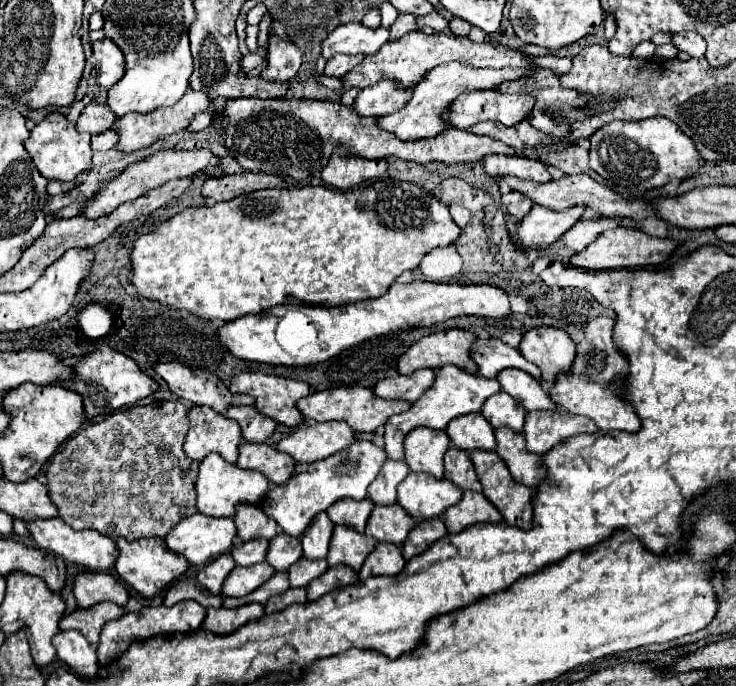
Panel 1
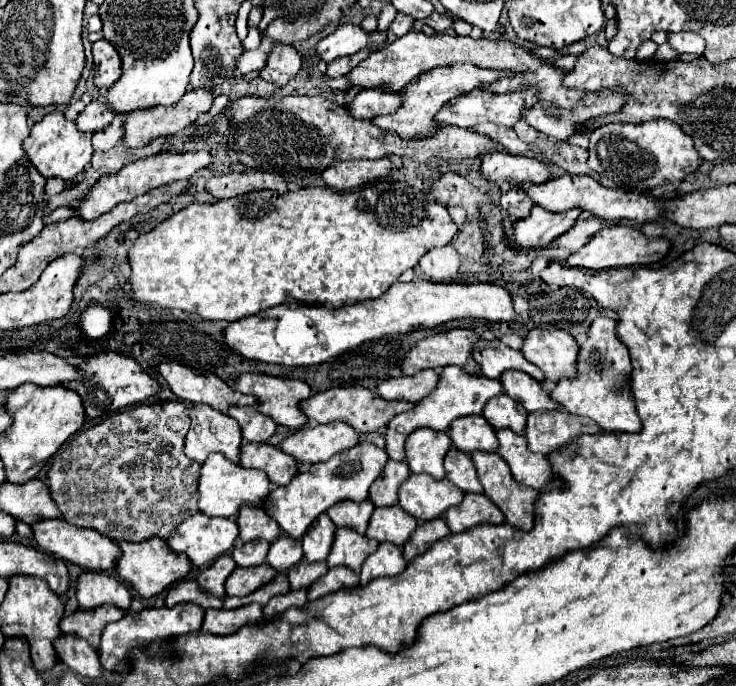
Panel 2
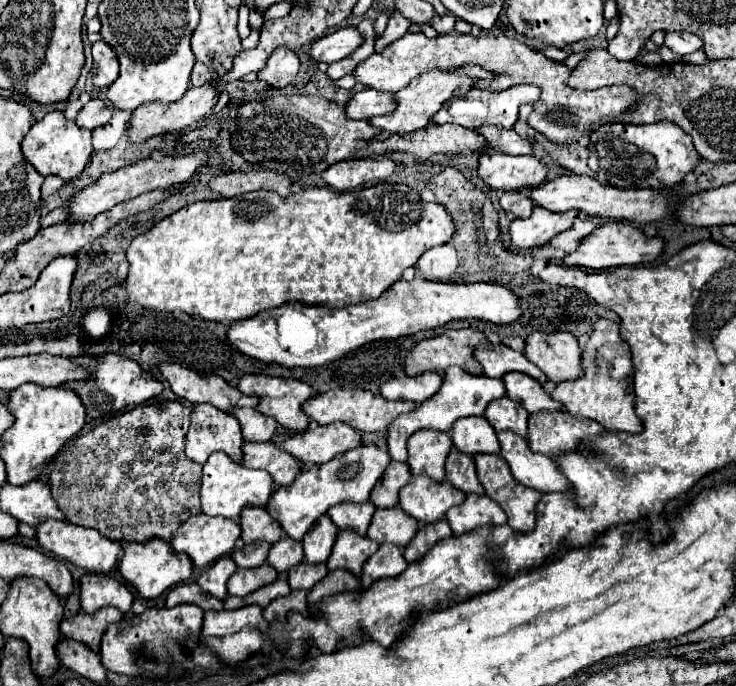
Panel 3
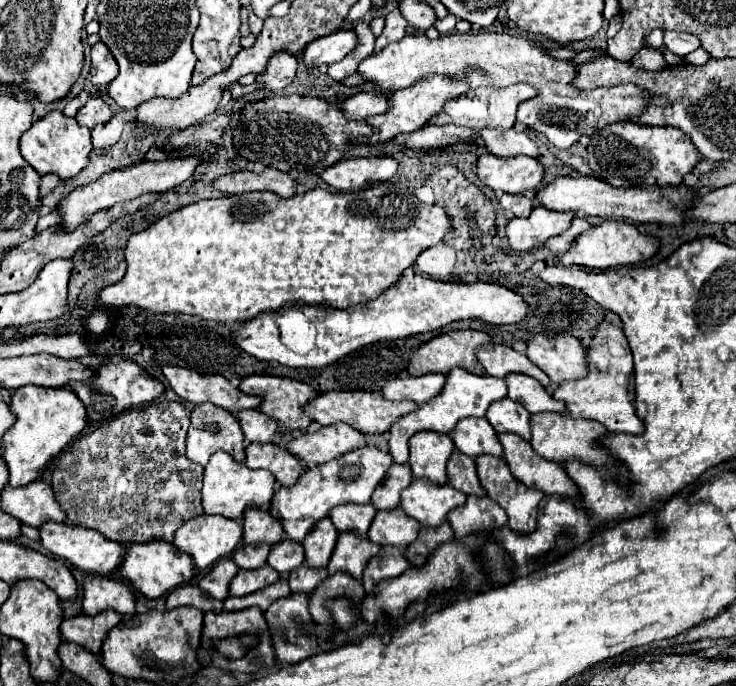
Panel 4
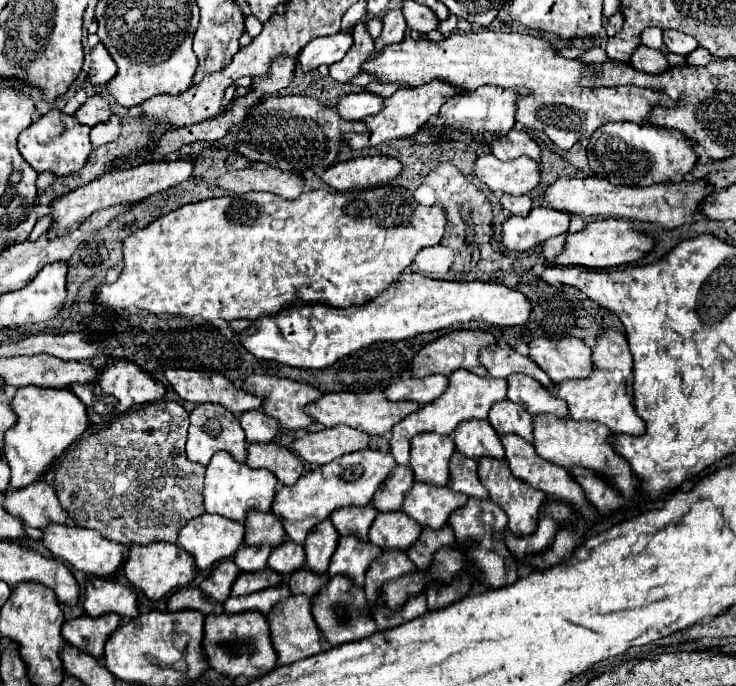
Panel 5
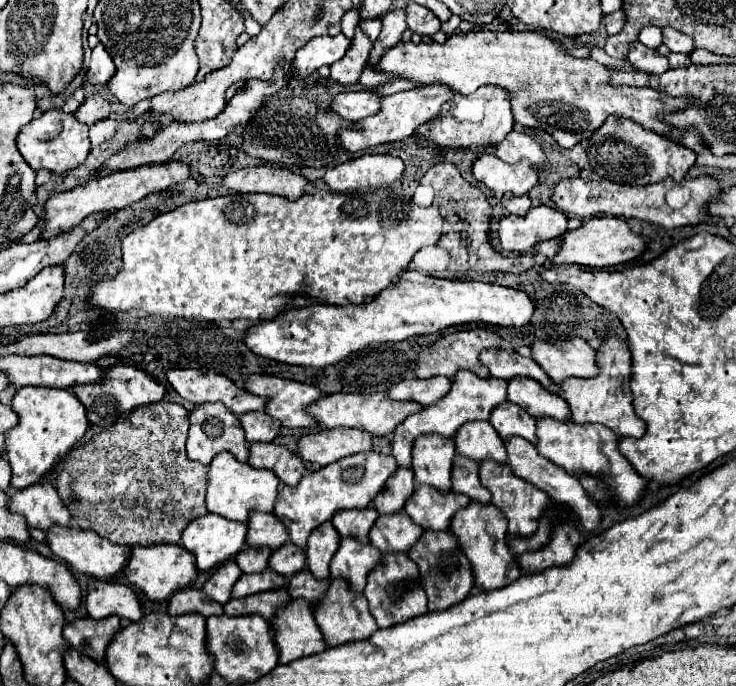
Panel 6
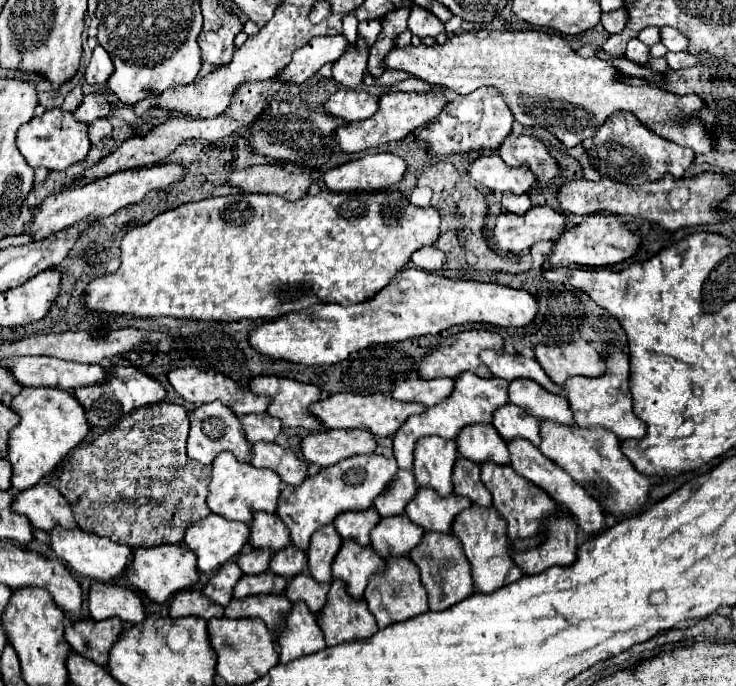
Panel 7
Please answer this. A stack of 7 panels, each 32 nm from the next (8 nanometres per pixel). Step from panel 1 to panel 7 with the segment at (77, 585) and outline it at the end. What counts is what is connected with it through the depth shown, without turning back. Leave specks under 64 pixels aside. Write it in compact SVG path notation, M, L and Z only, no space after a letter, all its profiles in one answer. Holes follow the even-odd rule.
M94 582L90 586L88 610L94 620L120 618L128 624L140 624L146 618L142 600L134 590L104 582Z

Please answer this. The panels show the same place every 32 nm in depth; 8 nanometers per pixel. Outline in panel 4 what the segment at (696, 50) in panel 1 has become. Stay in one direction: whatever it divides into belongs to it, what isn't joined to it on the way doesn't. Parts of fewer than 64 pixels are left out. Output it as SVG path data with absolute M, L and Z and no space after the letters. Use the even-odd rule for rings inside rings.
M666 30L664 34L666 38L666 48L678 56L686 56L690 52L694 52L700 46L700 40L692 34L684 34L684 32L674 32L674 30Z

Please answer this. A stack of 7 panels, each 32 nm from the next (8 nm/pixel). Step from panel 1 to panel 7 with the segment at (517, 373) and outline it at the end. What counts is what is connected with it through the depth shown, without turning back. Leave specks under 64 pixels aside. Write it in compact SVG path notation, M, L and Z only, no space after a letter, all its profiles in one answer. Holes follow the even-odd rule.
M516 380L510 382L510 402L520 406L530 416L540 420L552 420L564 426L574 426L572 410L568 408L568 400L564 396L550 394L534 380Z

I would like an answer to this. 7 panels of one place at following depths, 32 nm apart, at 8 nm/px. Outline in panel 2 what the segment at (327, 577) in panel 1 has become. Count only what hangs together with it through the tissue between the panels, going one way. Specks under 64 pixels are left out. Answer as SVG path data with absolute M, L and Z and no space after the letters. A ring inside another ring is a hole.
M332 568L328 570L328 576L316 580L316 584L312 584L308 588L308 602L314 602L326 594L332 594L336 590L342 588L354 588L358 586L358 574L354 574L350 568Z

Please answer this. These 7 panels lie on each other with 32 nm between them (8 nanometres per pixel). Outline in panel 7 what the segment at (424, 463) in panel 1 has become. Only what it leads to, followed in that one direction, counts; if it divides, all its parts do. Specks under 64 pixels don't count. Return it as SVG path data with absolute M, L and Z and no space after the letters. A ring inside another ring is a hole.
M440 436L422 438L414 452L414 476L418 486L432 488L440 496L450 496L452 470L458 458L458 446L454 440L440 440Z

